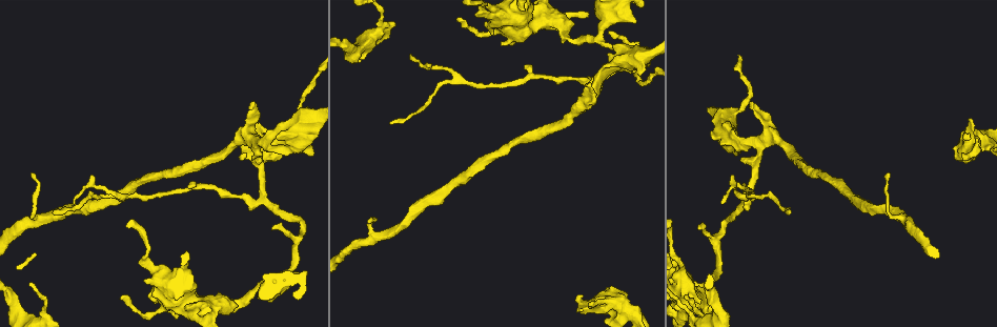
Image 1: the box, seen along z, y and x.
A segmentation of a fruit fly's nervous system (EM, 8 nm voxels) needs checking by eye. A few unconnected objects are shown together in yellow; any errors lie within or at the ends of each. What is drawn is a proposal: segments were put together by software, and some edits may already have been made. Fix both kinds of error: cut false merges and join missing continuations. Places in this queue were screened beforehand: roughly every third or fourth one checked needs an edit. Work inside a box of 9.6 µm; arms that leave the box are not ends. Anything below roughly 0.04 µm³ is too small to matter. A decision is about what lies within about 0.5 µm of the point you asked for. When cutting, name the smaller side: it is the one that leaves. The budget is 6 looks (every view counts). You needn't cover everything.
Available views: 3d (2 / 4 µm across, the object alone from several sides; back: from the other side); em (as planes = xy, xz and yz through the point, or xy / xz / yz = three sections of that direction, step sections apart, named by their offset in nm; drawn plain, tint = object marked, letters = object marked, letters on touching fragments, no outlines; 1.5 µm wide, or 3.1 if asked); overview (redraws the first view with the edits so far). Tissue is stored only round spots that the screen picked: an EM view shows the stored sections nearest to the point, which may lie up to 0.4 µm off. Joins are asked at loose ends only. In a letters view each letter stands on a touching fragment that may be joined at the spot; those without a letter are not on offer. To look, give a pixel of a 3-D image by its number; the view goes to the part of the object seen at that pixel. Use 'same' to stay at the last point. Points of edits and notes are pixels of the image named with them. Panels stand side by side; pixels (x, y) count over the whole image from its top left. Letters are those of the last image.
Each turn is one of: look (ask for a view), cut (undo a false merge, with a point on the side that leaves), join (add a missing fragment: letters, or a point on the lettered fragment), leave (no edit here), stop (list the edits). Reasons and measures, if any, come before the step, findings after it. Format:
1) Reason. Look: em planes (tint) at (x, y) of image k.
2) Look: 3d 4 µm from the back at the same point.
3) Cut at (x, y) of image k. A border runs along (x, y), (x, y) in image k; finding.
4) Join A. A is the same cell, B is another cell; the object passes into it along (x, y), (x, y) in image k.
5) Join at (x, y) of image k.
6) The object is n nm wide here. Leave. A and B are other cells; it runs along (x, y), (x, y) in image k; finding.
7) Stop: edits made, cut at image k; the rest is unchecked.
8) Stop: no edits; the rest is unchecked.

Calibre changes. Look: 3d 2 µm at (383, 24) of image 1.

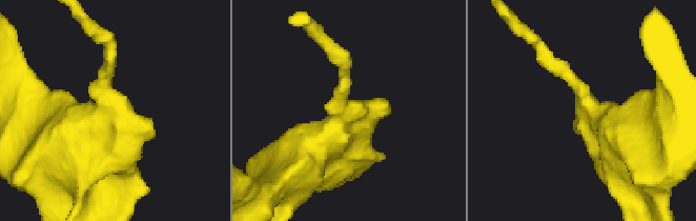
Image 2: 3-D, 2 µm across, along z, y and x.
Look: em xy step 8 (plain) at (346, 117) of image 2.

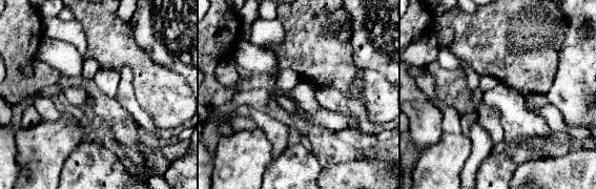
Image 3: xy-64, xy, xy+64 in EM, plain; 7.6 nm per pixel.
Look: em xy step 8 (letters) at the same point.

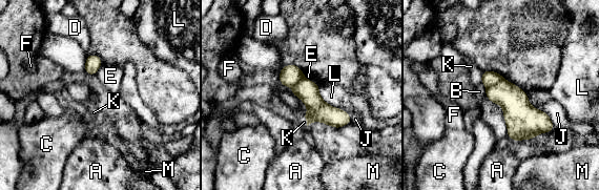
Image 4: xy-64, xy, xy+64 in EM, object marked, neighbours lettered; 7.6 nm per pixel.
The longest contact is with L, 340 nm. Cut at (489, 78) of image 4. A, B, C, D, E, F, J, K, L and M are other cells; two cells meet here.

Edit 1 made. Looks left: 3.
Look: overview.

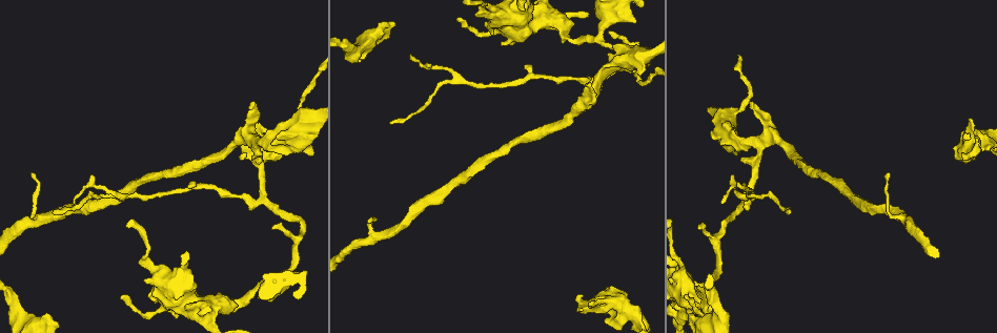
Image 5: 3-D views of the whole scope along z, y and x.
Abrupt turn. Look: em xy step 8 (tint) at (599, 39) of image 5.

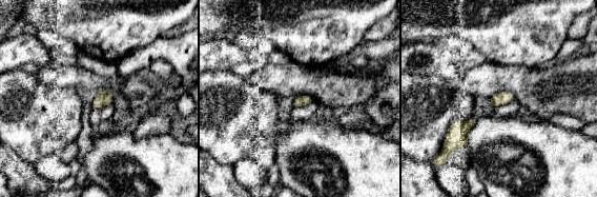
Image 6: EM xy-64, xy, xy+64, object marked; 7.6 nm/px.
Cut it another way. Look: em planes (letters) at the same point.

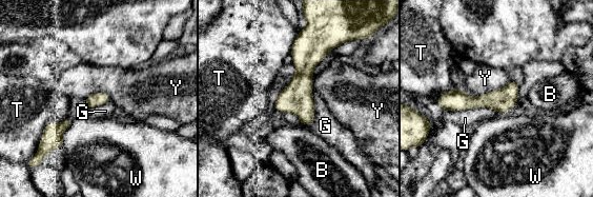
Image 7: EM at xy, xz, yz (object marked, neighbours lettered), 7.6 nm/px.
The object is 110 nm wide here; the longest contact is with G, 420 nm. Leave. B, G, T, W and Y are other cells; one cell here.

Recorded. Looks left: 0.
Stop: edits made, cut at image 4; the rest is unchecked.

